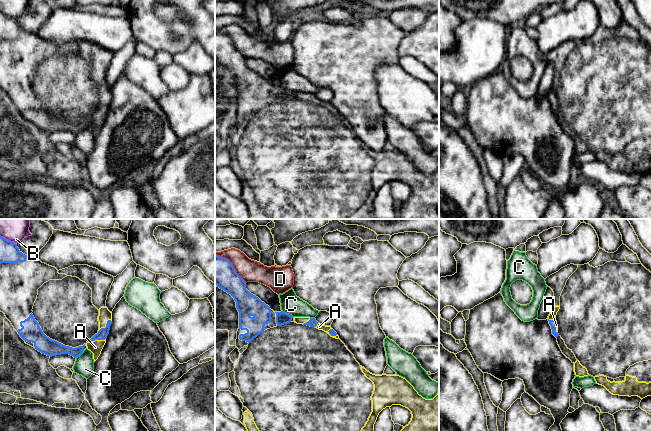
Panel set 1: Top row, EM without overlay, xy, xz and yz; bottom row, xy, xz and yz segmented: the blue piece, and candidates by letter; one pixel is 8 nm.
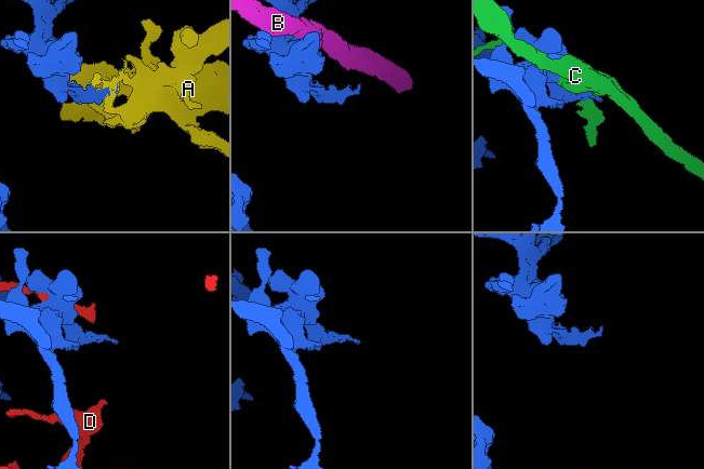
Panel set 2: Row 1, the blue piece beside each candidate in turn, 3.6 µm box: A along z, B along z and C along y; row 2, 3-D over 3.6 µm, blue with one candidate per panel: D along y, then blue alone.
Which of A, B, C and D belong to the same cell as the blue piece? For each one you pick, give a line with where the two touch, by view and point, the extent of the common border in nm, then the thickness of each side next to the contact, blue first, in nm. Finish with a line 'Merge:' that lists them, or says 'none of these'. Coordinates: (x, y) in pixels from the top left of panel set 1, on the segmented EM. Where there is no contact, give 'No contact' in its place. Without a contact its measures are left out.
A: Touches blue at xy (96, 339). Shared border 160 nm. Thickness 90 nm (blue) against 100 nm
Merge: A

